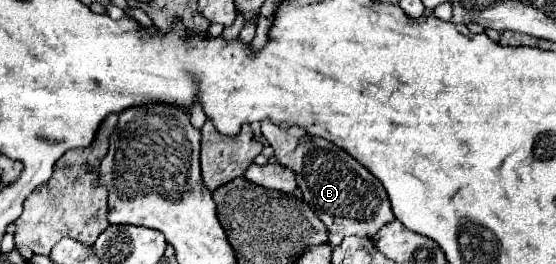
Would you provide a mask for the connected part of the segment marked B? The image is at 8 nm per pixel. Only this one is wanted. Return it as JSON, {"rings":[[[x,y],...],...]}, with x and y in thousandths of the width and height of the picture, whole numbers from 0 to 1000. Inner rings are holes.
{"rings":[[[471,455],[468,470],[478,538],[493,561],[496,606],[532,652],[547,765],[572,811],[576,833],[583,833],[597,932],[608,932],[619,894],[633,886],[669,902],[691,848],[709,833],[701,758],[687,697],[626,576],[583,523],[554,515],[547,485],[504,485],[500,470],[489,470],[489,455]]]}

